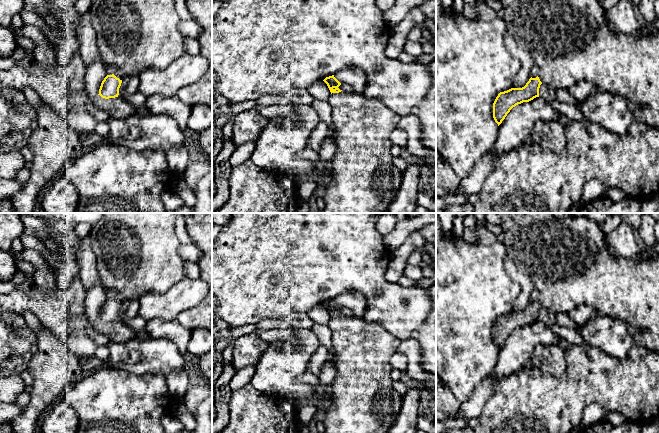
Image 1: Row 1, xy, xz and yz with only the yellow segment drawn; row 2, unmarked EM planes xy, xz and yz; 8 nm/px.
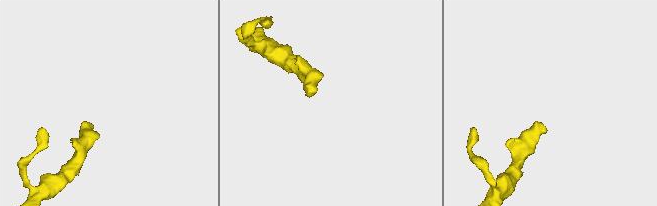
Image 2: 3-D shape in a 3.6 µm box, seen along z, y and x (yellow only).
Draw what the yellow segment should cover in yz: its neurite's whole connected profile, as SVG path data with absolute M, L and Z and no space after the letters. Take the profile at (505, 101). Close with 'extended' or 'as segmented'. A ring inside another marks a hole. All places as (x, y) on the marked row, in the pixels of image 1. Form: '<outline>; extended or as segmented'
M501 0L505 6L504 20L509 35L519 47L531 55L539 68L536 78L530 78L522 88L500 92L493 103L493 118L498 126L518 104L539 97L542 83L549 88L569 89L579 81L591 82L596 90L625 97L638 122L659 128L659 33L643 31L639 36L612 31L599 0Z; extended

